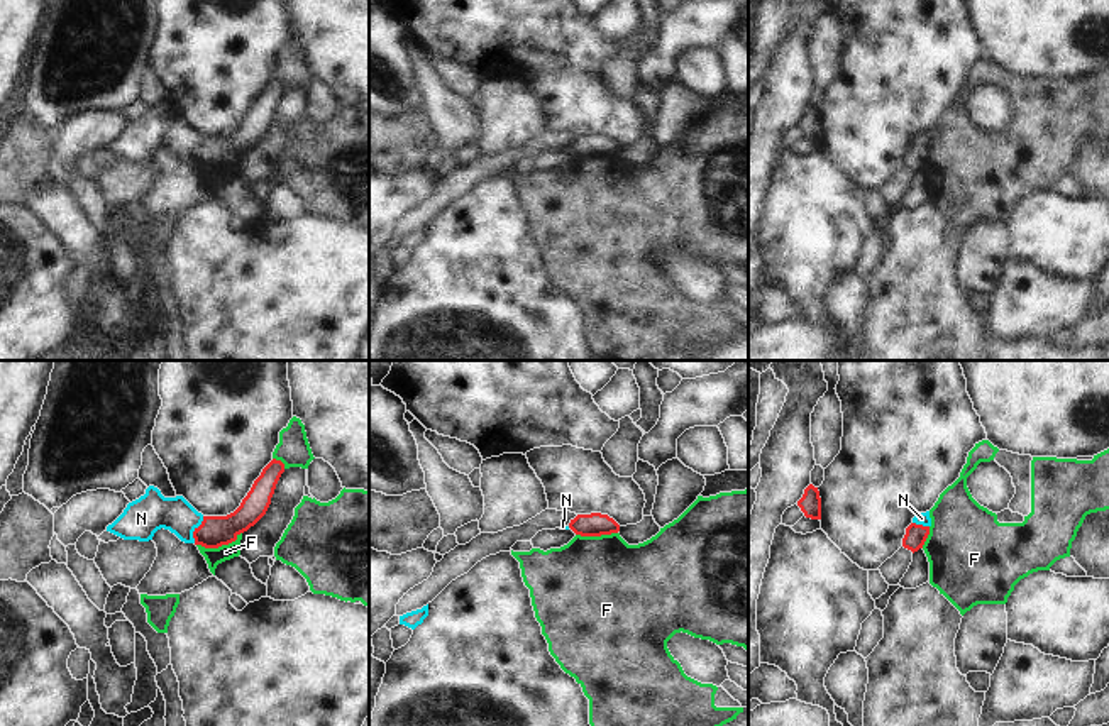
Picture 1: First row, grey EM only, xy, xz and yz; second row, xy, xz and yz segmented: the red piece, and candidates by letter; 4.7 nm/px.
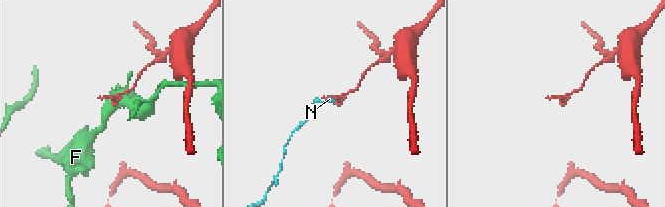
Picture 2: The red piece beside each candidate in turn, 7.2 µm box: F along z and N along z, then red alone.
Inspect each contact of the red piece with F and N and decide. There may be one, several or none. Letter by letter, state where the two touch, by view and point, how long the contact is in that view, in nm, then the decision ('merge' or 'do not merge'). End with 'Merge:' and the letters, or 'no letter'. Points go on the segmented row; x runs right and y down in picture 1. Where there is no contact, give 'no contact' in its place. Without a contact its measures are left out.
F: meets red in xy at (219, 545); contact 220 nm long; do not merge
N: meets red in xy at (195, 530); contact 140 nm long; merge
Merge: N

